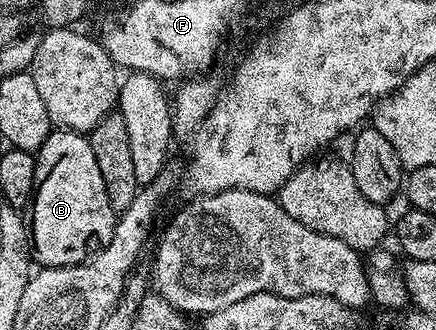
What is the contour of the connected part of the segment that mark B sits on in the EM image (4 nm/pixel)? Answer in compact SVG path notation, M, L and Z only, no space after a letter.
M55 130L41 145L35 157L35 189L31 195L30 212L29 237L36 265L45 268L64 268L81 264L88 259L94 240L106 242L111 239L115 232L117 213L109 202L109 194L105 194L105 178L101 178L97 158L93 158L93 146L84 133Z

